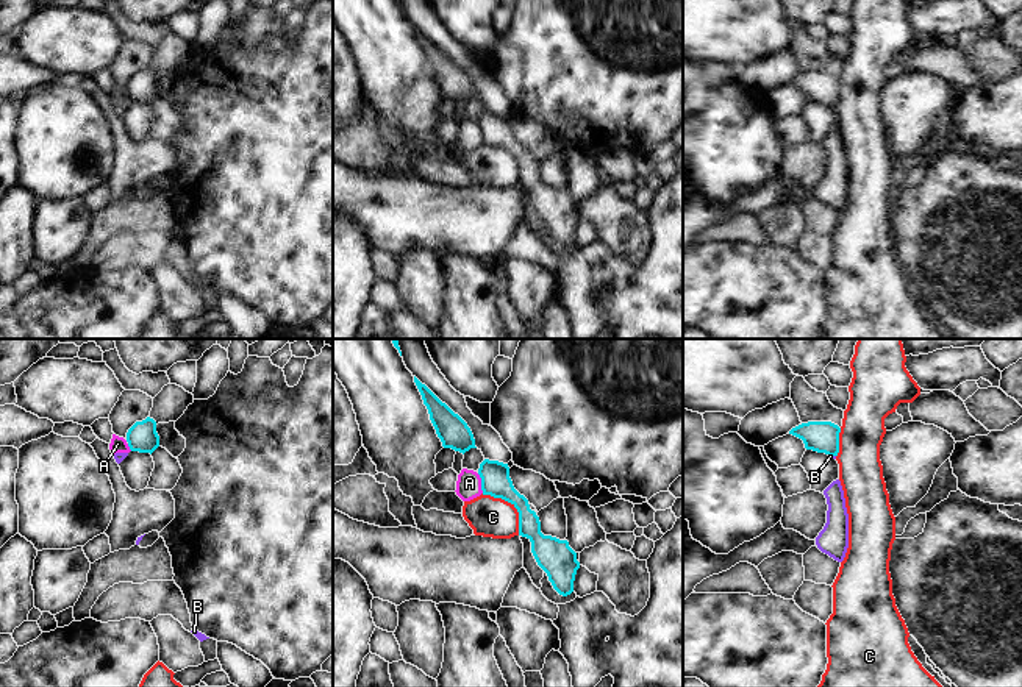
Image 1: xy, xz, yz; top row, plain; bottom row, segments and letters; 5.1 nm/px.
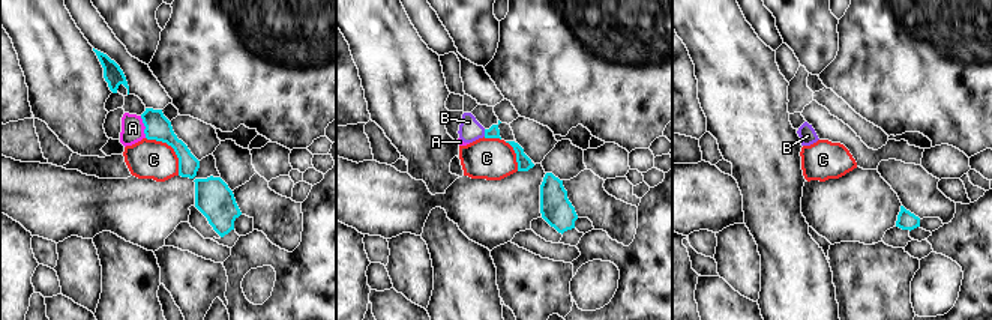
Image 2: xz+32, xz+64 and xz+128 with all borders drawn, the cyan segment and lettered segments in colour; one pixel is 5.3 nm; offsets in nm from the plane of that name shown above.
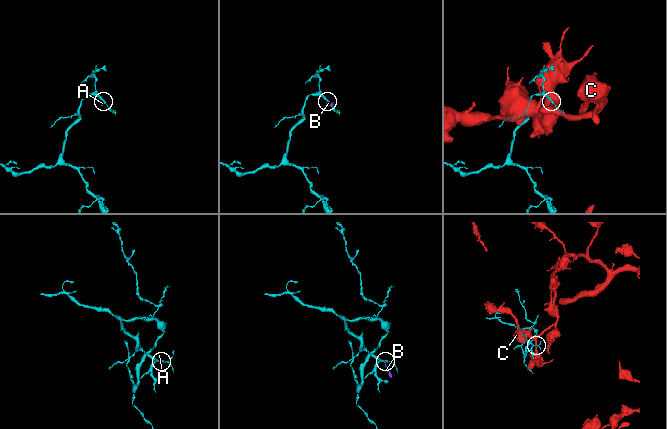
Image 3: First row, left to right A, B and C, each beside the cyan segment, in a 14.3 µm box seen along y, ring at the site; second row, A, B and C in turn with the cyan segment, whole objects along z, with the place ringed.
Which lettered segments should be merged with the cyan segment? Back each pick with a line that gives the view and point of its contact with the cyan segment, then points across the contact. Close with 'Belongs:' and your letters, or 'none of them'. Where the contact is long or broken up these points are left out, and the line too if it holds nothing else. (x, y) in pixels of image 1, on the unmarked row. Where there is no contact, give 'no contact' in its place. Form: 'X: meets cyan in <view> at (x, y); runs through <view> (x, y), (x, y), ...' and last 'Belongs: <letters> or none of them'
Belongs: none of them

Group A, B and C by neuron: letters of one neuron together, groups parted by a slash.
A B / C

